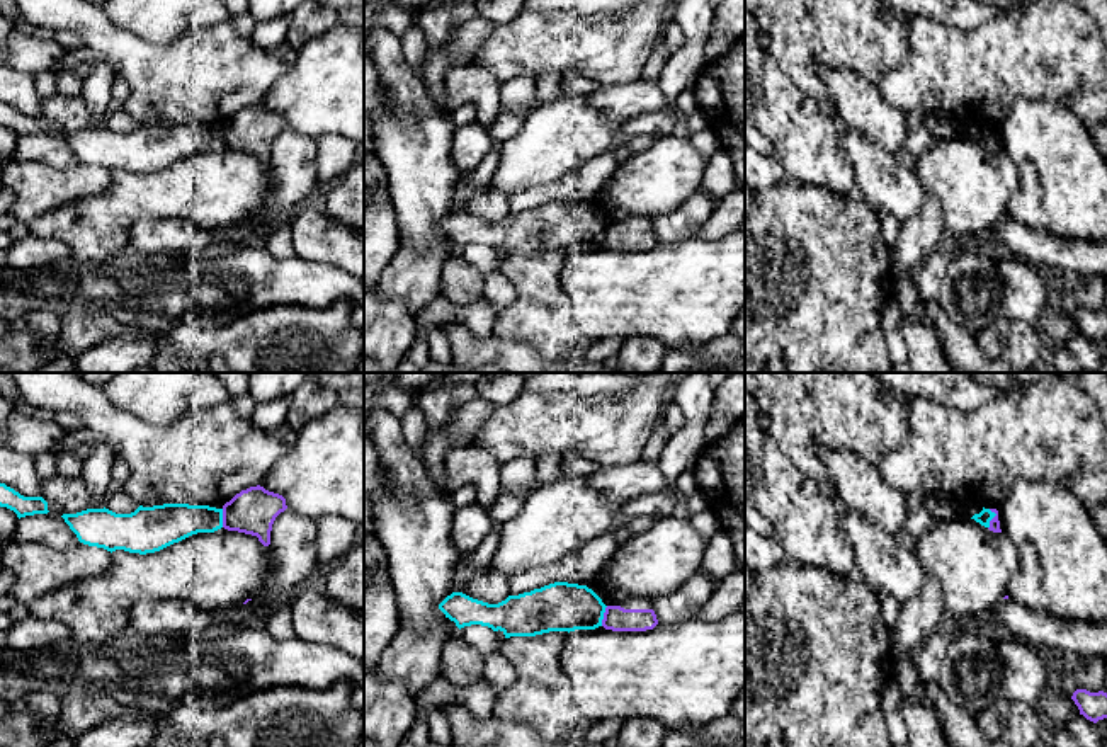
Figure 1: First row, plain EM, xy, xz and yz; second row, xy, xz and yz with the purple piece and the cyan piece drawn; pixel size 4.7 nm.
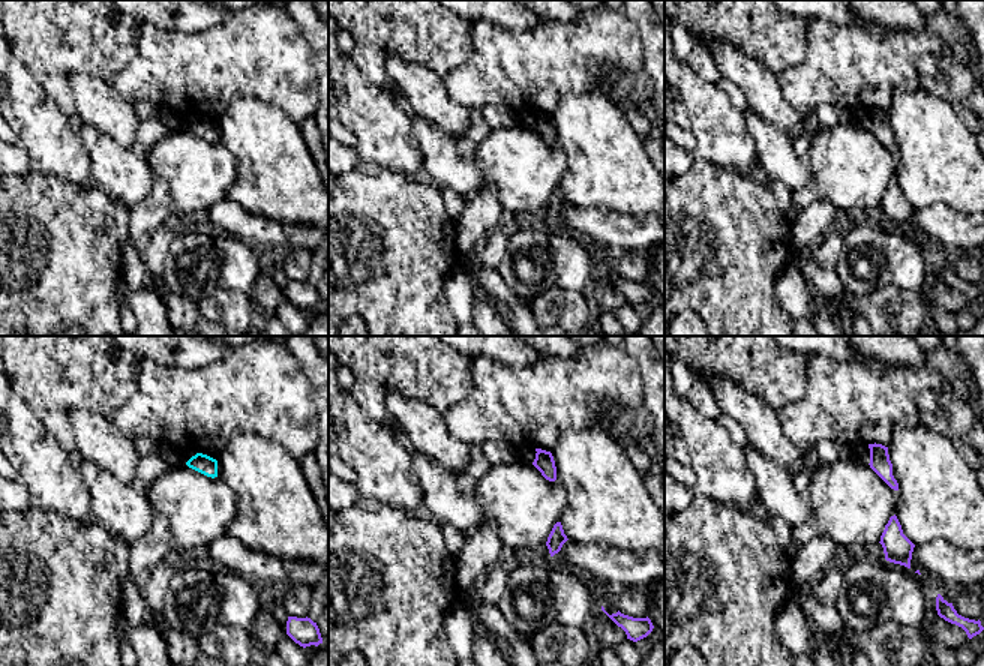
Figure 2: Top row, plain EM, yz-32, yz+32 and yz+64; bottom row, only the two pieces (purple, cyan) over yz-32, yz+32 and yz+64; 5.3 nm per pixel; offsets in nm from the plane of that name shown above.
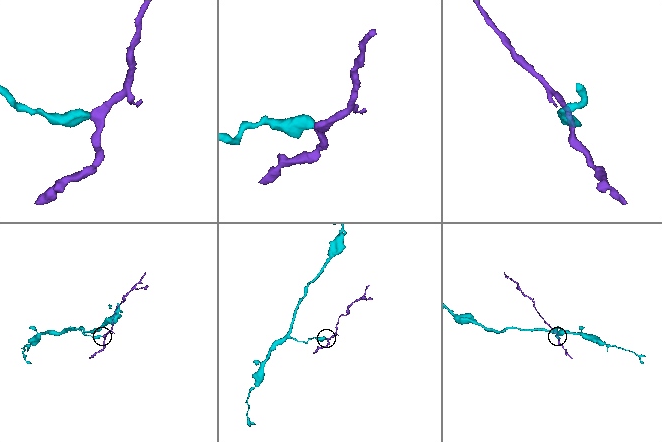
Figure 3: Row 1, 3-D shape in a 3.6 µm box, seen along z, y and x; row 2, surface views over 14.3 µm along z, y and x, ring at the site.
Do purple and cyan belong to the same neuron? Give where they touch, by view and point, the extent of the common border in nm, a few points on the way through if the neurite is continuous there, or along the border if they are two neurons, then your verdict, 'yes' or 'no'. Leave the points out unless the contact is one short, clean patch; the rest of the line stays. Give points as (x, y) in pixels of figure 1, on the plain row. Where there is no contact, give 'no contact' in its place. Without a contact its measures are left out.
contact yz (992, 138); length 100 nm; no

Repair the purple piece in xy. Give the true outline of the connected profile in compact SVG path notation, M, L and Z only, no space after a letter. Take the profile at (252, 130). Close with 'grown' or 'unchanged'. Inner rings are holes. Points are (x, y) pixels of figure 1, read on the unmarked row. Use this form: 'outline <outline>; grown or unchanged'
outline M260 104L250 105L223 124L223 146L257 155L264 165L269 165L272 143L286 128L282 114Z; unchanged

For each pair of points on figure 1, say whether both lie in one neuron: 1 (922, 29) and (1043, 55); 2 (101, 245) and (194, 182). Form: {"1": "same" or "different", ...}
{"1": "same", "2": "same"}

